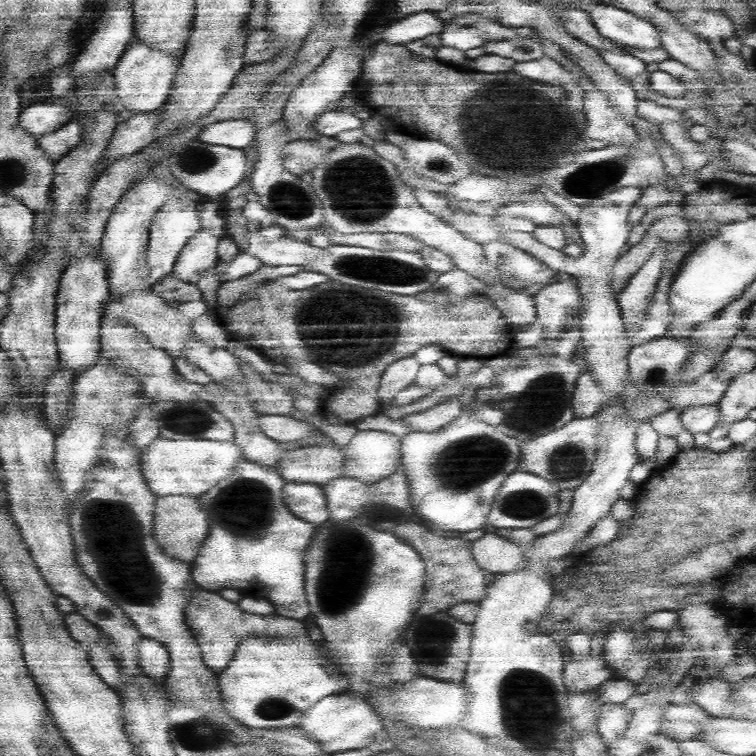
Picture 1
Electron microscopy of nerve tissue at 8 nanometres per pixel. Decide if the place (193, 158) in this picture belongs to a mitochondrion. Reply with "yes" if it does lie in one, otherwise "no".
yes

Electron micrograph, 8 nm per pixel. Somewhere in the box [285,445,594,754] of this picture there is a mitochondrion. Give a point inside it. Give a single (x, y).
(520, 718)

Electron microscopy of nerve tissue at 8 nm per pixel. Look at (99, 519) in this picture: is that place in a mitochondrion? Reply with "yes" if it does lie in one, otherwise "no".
yes

